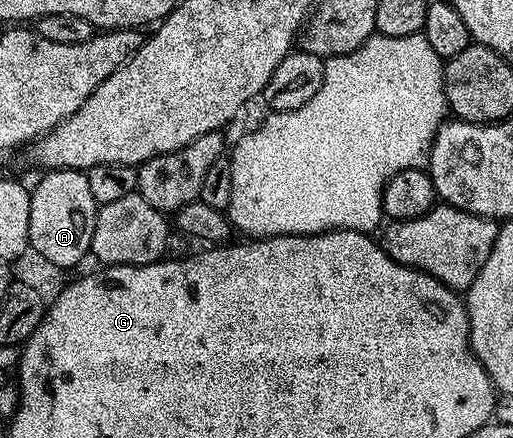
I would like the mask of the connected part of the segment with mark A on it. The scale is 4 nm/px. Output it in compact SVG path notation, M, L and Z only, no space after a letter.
M47 169L41 176L43 178L30 190L29 249L35 250L44 261L66 270L91 253L99 210L92 196L92 178L89 173L70 169Z

